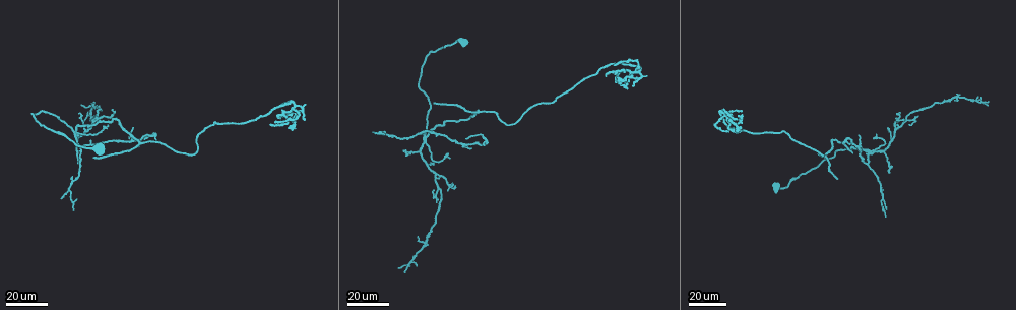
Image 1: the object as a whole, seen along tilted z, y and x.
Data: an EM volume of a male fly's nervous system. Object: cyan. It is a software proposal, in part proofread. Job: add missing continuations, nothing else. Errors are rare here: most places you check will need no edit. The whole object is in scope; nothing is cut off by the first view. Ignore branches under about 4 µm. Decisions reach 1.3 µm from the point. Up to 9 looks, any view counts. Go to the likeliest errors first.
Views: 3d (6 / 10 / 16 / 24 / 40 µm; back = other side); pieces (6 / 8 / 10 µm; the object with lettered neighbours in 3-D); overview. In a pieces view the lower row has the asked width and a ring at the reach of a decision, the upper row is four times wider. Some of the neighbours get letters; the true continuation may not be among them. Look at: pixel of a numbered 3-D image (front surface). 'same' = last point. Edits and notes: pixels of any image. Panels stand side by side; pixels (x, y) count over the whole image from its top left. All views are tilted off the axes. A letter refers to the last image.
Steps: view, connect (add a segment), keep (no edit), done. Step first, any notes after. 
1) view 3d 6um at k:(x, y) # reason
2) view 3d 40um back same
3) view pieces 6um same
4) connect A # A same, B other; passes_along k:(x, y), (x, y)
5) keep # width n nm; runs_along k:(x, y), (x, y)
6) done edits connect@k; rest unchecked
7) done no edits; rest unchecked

view 3d 40um at 1:(434, 102) # branch stops here

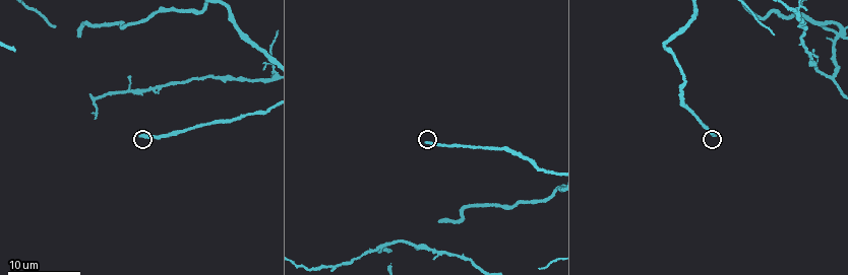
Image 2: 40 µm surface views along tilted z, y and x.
view pieces 6um at 2:(141, 136)

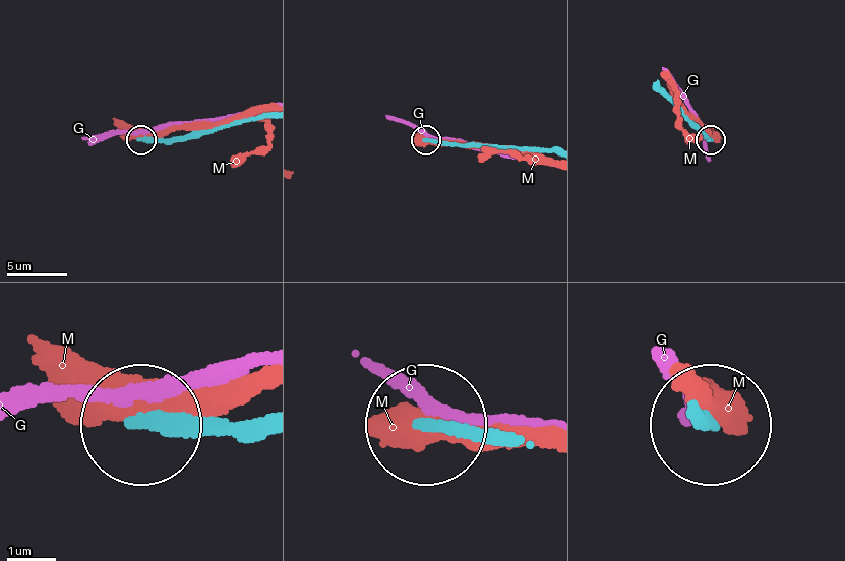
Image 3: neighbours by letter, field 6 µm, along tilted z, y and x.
keep # G other, M other; runs_along 3:(505, 443), (427, 424); none of them fits

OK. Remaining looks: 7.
view 3d 40um at 1:(741, 110) # free end

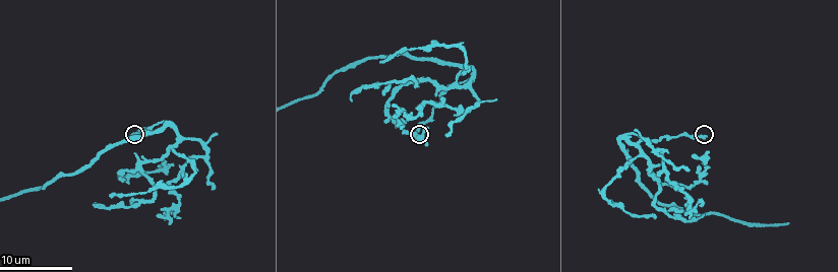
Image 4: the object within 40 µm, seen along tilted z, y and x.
view pieces 6um at 4:(707, 135)

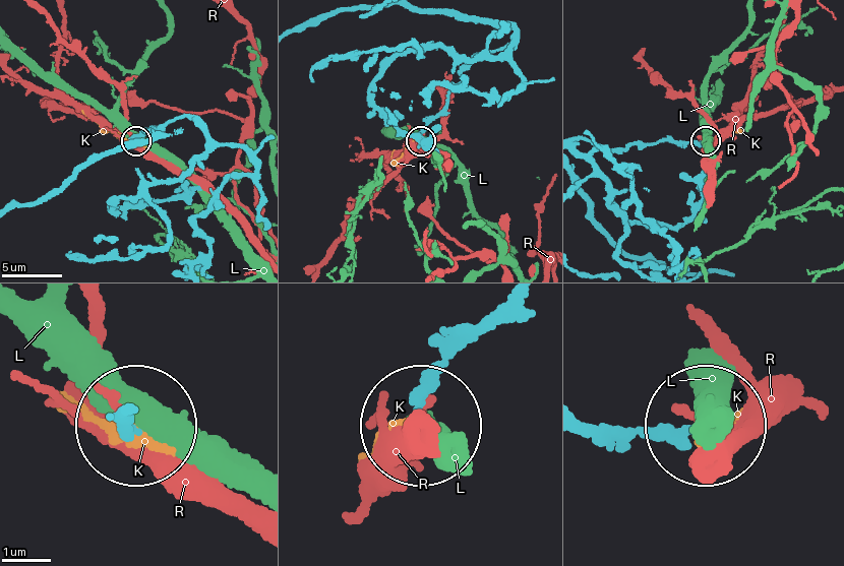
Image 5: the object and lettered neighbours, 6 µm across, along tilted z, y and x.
keep # K other, L other, R other; no lettered segment goes on from it

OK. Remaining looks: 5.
view pieces 10um at 4:(213, 187) # branch stops here

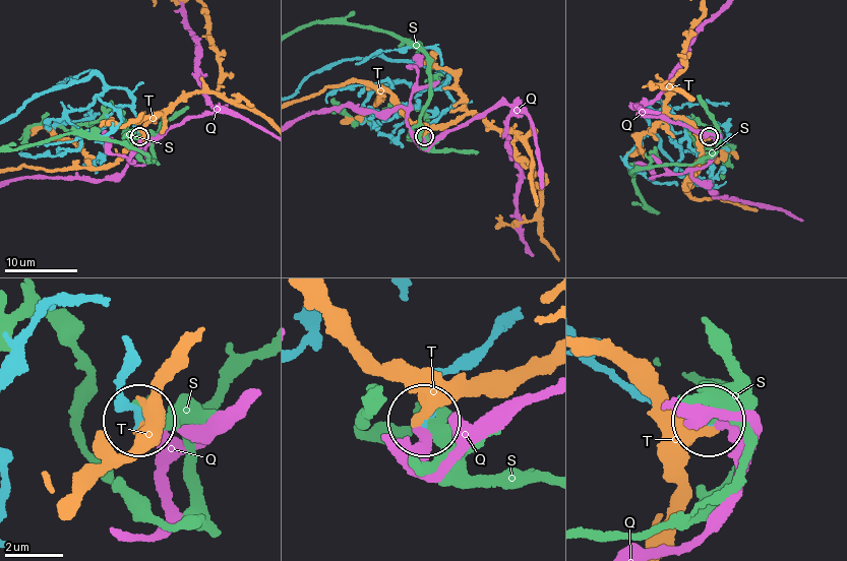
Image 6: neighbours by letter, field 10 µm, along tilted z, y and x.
keep # Q other, S other, T other; no lettered segment goes on from it

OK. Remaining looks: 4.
view 3d 10um at 4:(654, 216) # end of a long branch

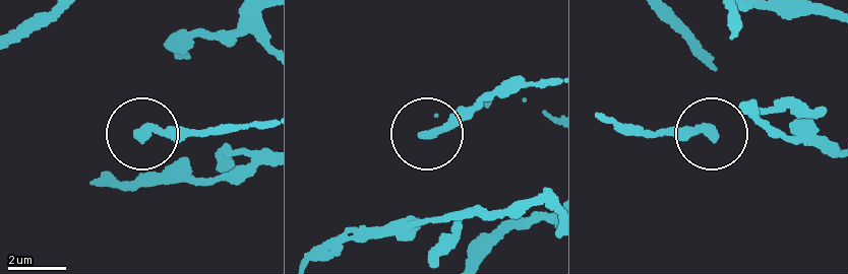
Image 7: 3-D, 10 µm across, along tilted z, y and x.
view pieces 6um at 7:(423, 137) # what lies round it

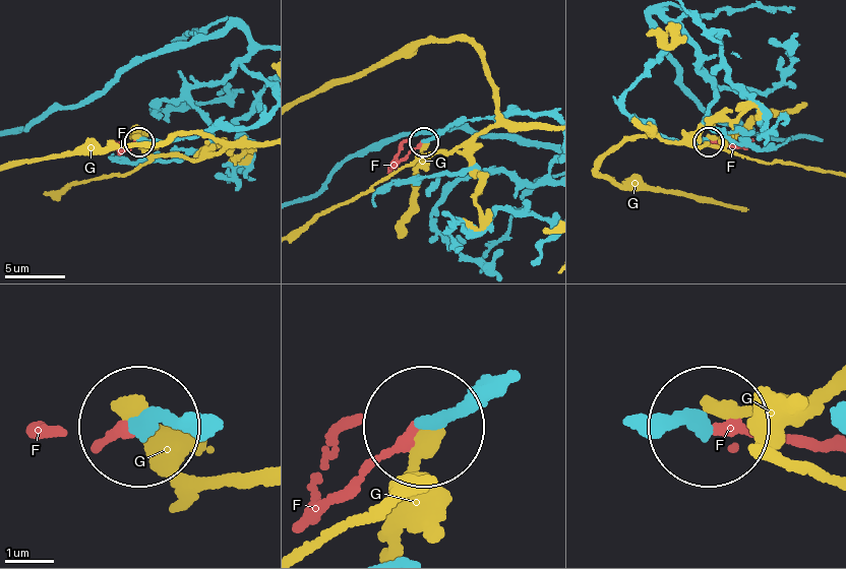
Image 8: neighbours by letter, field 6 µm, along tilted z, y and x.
keep # width 260 nm; F other, G other; runs_along 8:(631, 424), (707, 427); none of them fits

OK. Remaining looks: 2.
done no edits; rest unchecked

